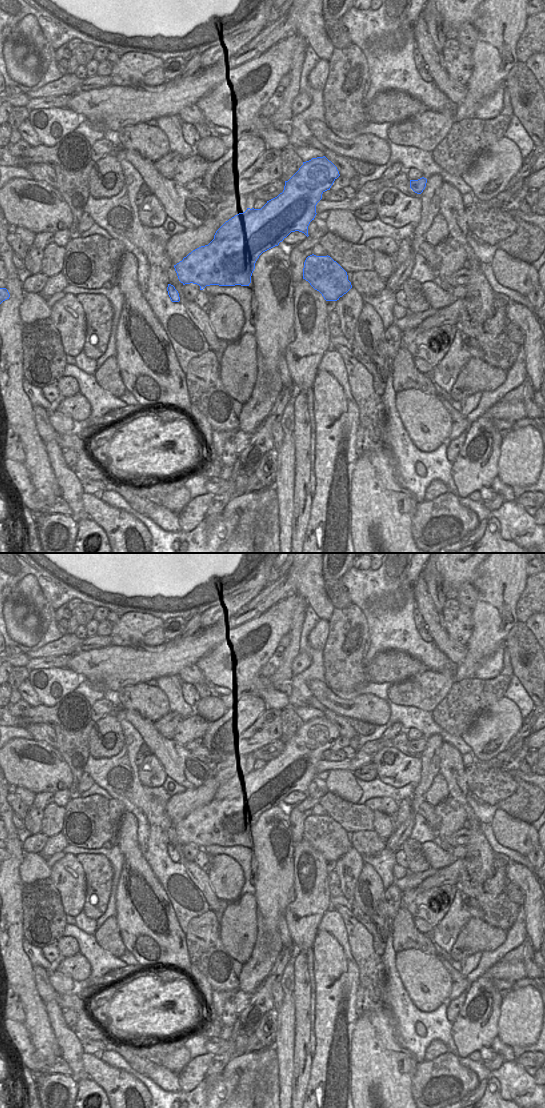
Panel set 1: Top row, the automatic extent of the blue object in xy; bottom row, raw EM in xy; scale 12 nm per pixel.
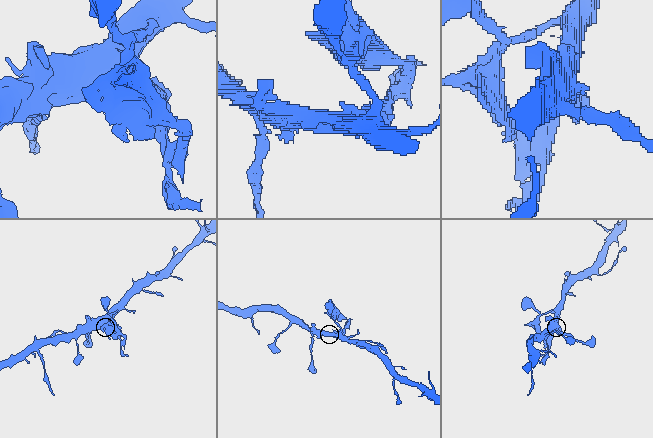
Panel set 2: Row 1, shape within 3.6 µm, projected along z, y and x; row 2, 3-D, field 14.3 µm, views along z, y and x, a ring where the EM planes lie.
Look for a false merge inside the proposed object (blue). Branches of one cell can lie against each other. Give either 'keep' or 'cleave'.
cleave

